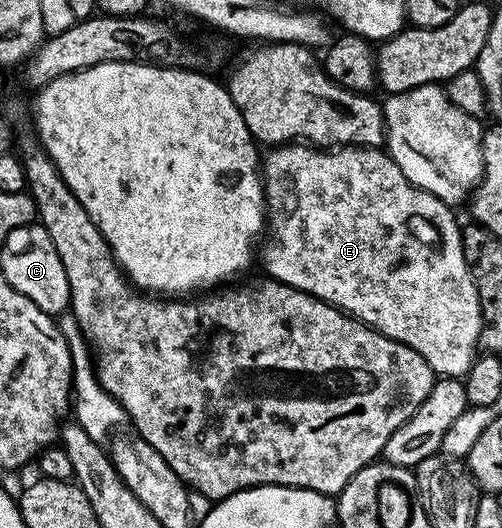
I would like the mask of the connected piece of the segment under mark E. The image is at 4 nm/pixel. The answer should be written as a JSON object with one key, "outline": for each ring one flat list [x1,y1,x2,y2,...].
{"outline":[[291,142,271,147,267,152,270,153,267,156,265,153,264,156,266,179,264,191,268,205,268,232,274,235,274,240,268,241,266,249,262,252,262,264,266,267,265,275,269,279,279,280,282,284,320,298,333,308,338,308,354,317,355,320,360,320,368,327,375,328,380,334,401,344,407,344,409,348,420,354,420,358,424,358,424,362,428,362,430,369,439,377,465,377,466,372,474,365,476,353,480,348,478,336,482,333,482,311,478,301,478,291,474,280,470,277,470,268,464,258,460,224,454,221,454,216,450,213,453,212,451,205,415,186,402,173,400,166,396,166,389,151,383,150,381,147,334,146,327,150,322,146,311,147,305,142]]}

